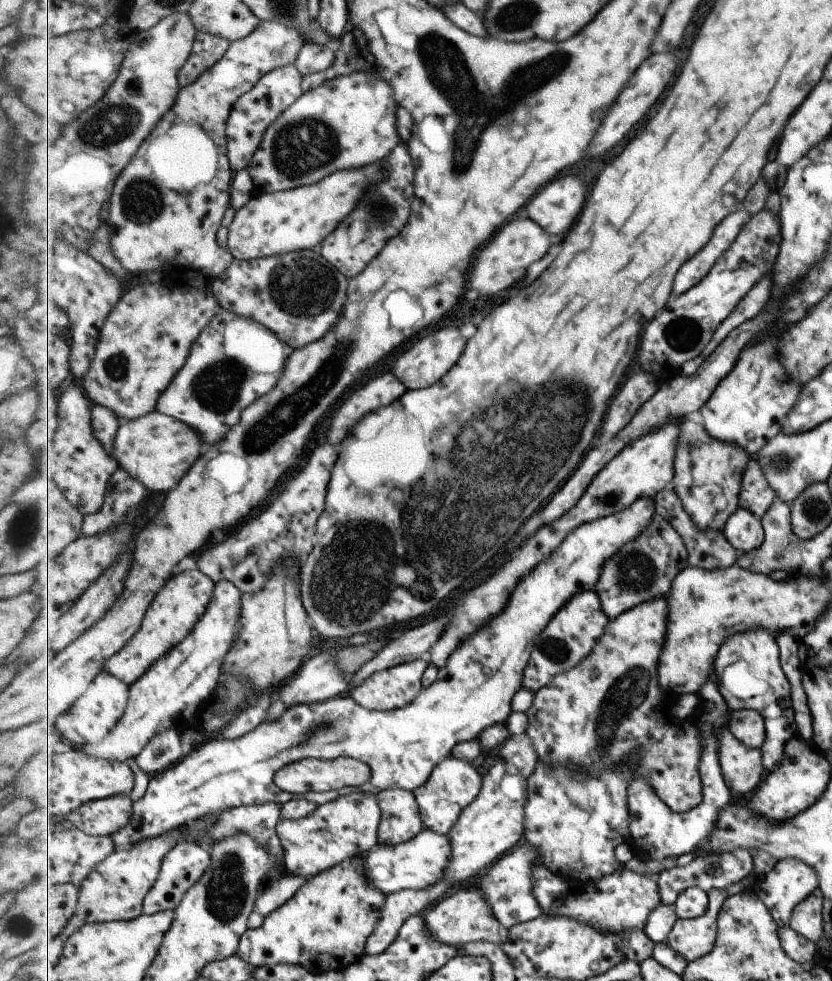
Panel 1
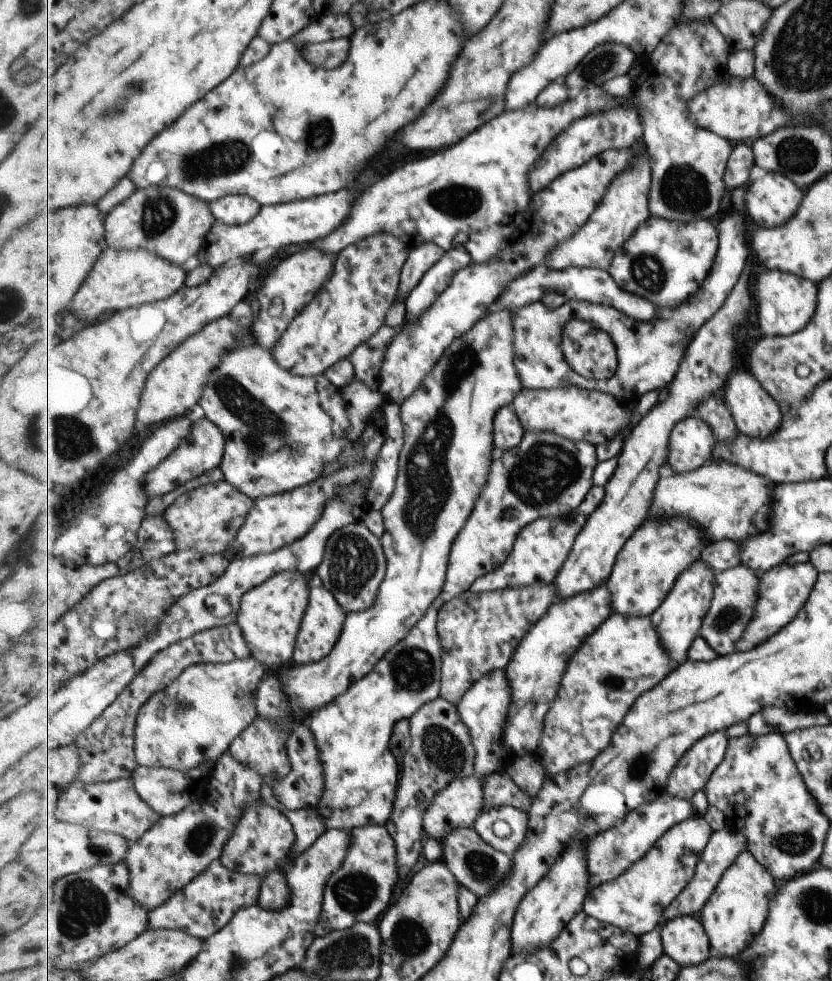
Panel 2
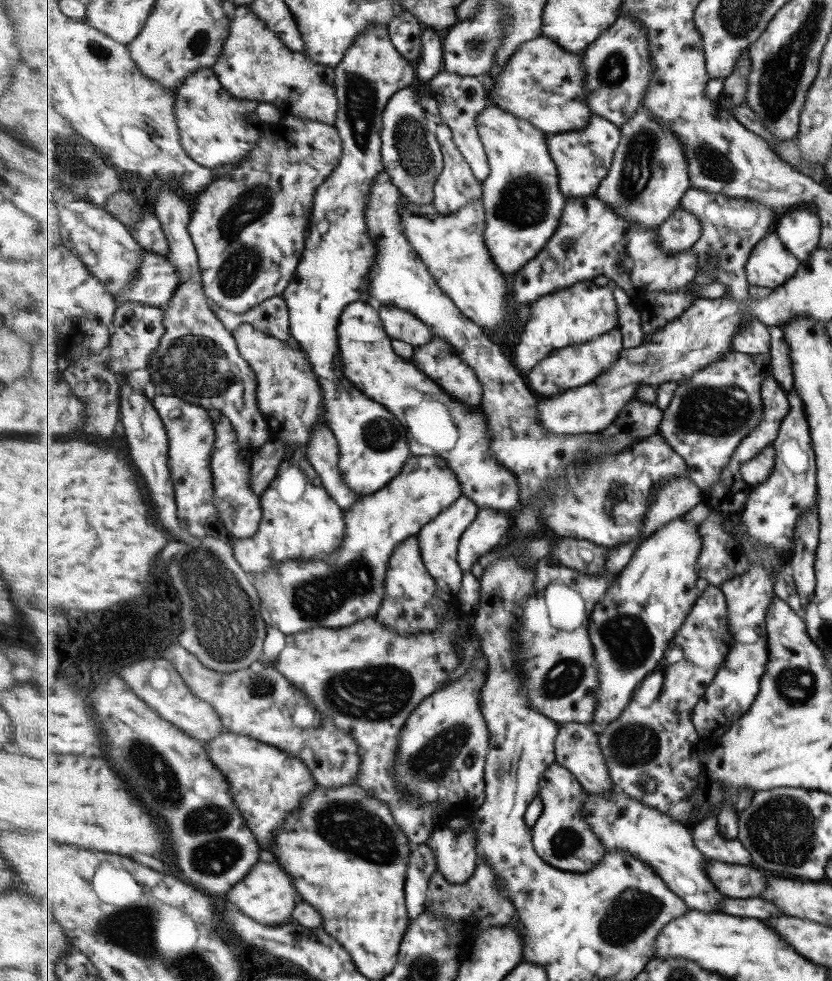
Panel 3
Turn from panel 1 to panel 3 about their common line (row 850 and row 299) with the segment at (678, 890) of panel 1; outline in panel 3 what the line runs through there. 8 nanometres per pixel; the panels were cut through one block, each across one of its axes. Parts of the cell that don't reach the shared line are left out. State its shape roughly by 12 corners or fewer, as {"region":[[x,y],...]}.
{"region":[[691,186],[682,207],[703,225],[698,271],[716,256],[715,282],[750,299],[753,247],[778,215],[755,199]]}

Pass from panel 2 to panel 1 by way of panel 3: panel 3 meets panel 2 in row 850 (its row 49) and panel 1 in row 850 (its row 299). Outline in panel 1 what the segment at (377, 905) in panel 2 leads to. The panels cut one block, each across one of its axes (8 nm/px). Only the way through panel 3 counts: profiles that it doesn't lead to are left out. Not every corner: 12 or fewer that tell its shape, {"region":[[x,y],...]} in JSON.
{"region":[[363,792],[277,832],[288,873],[311,878],[379,844],[382,810]]}

